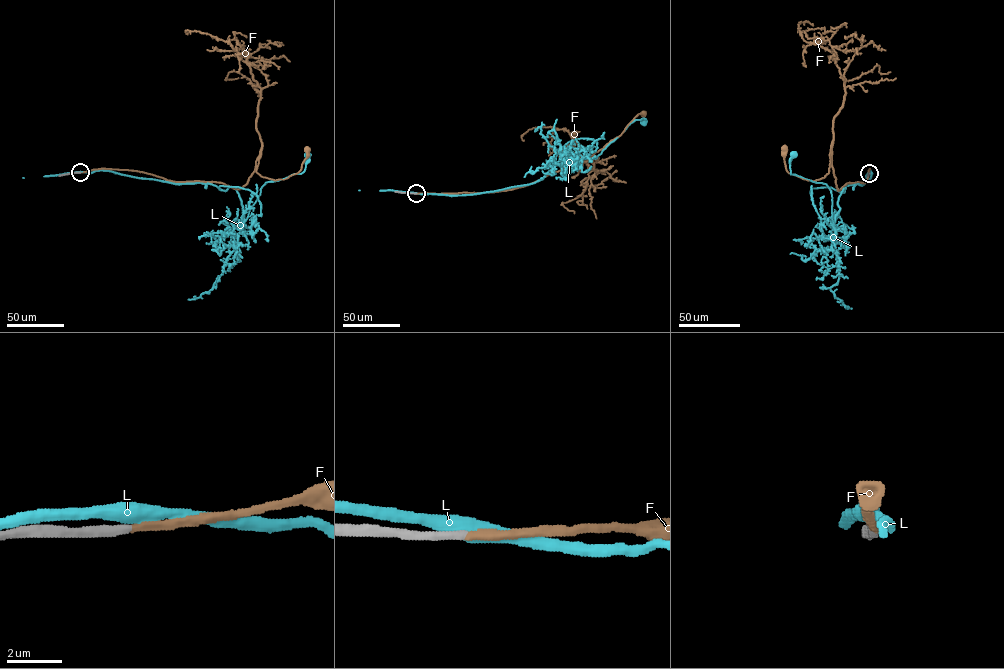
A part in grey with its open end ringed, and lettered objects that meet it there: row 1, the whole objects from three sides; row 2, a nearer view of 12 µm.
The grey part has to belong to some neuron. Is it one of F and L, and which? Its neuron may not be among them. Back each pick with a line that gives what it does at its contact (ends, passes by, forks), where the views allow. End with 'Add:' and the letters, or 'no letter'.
F: it ends
Add: F

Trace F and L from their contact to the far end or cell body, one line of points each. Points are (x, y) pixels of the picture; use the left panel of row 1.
F: (80, 172), (136, 170), (239, 189), (254, 171), (262, 144), (256, 172), (274, 180), (298, 173), (308, 149)
L: (80, 172), (110, 170), (226, 190), (233, 186), (245, 221), (266, 182), (301, 173), (308, 155)

